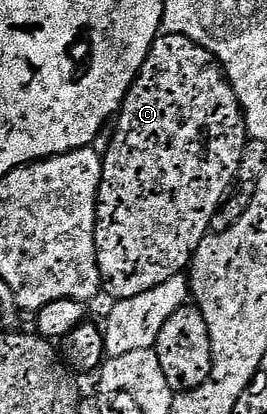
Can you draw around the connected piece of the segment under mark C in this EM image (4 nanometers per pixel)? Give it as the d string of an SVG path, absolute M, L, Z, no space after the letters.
M165 41L155 42L148 52L116 115L112 138L104 150L94 243L102 290L110 300L140 296L189 267L196 248L210 234L212 216L231 193L240 160L248 149L238 101L222 72L197 62L181 50L181 45Z

